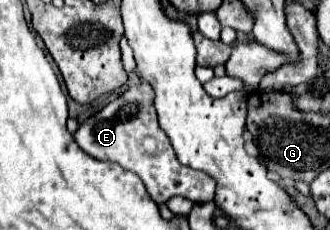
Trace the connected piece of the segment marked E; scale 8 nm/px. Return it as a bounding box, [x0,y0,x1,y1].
[73,83,215,203]

